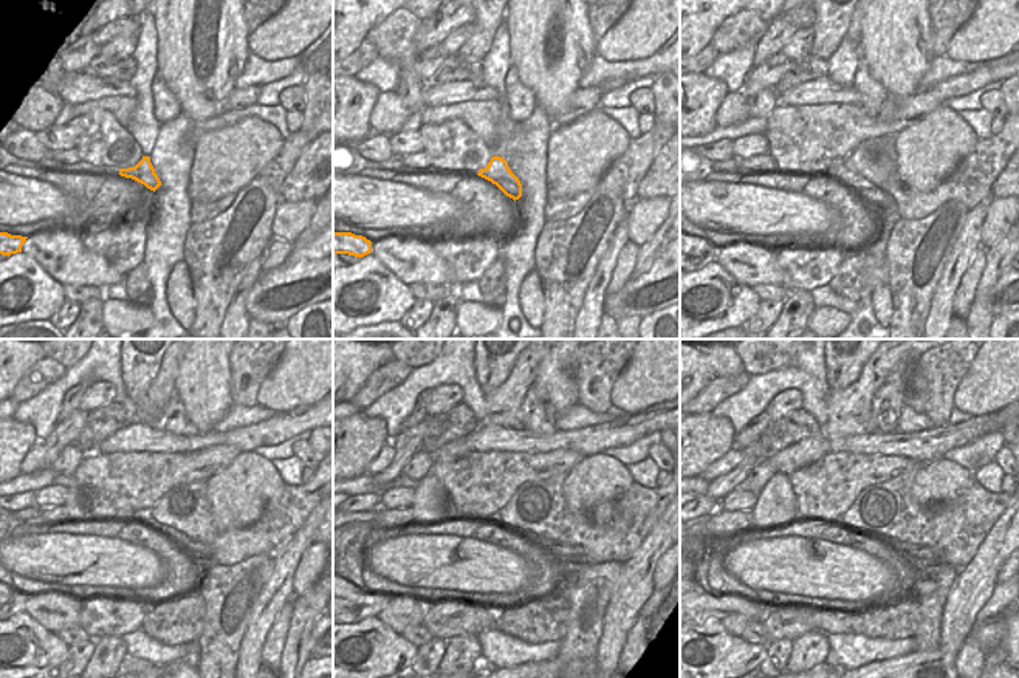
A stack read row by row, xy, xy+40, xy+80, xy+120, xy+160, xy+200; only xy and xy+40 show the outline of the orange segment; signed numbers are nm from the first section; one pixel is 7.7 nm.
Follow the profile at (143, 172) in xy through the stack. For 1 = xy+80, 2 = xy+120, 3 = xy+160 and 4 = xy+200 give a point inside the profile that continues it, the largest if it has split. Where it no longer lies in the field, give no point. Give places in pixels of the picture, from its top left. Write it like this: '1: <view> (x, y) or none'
1: xy+80 (838, 169)
2: xy+120 (195, 547)
3: xy+160 (573, 554)
4: xy+200 (919, 551)

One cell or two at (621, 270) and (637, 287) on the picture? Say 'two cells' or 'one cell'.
two cells

